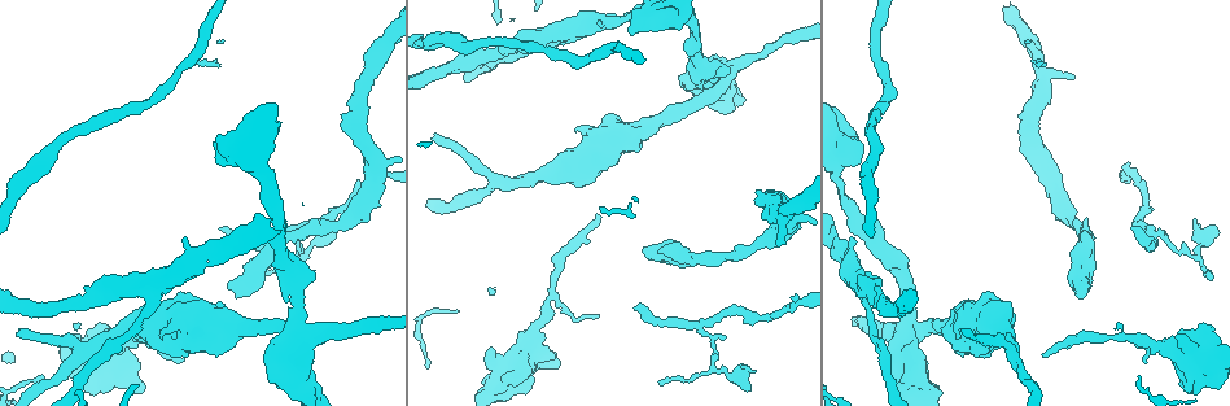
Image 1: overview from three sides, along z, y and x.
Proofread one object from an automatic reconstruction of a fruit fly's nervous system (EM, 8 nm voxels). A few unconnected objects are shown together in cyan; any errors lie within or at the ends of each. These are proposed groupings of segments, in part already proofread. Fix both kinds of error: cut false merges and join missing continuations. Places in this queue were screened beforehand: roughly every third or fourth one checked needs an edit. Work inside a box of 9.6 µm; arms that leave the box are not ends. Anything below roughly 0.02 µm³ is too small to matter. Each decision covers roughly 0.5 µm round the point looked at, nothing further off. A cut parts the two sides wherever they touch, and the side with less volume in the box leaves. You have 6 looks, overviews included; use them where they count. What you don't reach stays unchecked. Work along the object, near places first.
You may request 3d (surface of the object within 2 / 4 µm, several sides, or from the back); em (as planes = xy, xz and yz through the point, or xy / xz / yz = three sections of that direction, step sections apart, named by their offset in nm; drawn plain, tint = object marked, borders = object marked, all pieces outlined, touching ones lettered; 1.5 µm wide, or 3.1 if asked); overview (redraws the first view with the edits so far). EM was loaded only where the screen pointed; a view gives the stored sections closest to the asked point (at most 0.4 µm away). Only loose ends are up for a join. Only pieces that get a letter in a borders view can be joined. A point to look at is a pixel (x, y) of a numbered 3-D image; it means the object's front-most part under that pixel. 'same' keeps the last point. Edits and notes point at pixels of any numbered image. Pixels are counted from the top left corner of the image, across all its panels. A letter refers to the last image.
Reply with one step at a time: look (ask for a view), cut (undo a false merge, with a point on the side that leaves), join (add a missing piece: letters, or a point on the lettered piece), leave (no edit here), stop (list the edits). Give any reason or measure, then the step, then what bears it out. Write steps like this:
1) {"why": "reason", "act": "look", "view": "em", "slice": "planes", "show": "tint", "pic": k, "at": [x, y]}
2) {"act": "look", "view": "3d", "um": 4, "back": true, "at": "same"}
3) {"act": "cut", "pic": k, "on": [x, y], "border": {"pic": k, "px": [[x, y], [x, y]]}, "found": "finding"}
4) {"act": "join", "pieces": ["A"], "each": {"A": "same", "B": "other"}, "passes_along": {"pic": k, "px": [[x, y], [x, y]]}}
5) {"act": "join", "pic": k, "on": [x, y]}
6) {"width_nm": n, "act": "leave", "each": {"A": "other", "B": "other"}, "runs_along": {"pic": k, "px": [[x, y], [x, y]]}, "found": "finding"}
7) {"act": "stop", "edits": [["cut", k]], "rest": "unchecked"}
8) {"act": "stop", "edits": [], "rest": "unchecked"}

{"why": "abrupt turn", "act": "look", "view": "em", "slice": "planes", "show": "borders", "pic": 1, "at": [913, 328]}

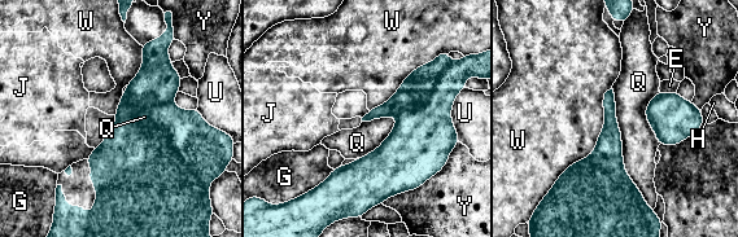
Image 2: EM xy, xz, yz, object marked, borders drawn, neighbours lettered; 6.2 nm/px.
{"act": "cut", "pic": 2, "on": [416, 88], "each": {"E": "other", "G": "other", "H": "other", "J": "other", "Q": "other", "U": "other", "W": "other", "Y": "other"}, "found": "two cells meet here"}

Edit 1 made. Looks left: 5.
{"act": "look", "view": "3d", "um": 4, "pic": 1, "at": [231, 289]}

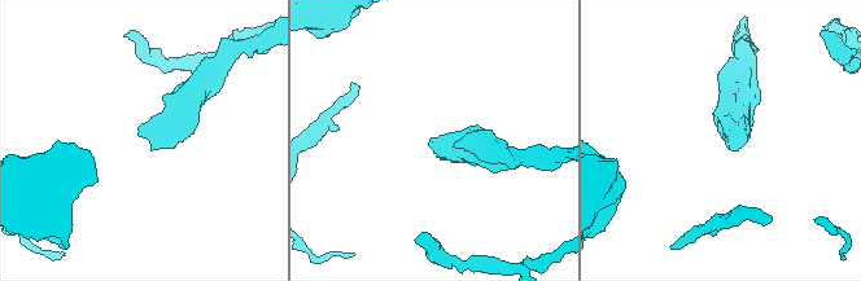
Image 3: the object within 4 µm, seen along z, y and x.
{"act": "look", "view": "em", "slice": "planes", "show": "borders", "pic": 3, "at": [431, 140]}

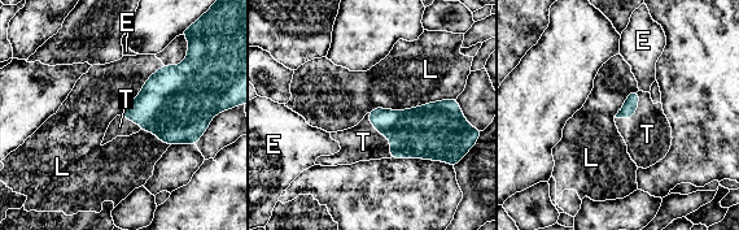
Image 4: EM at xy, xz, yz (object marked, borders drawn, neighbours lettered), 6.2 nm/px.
{"act": "join", "pieces": ["T"], "each": {"E": "other", "L": "other", "T": "same"}, "passes_along": {"pic": 4, "px": [[424, 133], [384, 135], [363, 142]]}, "found": "the cell continues"}

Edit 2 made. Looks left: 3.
{"act": "stop", "edits": [["cut", 2], ["join", 4]], "rest": "unchecked"}

